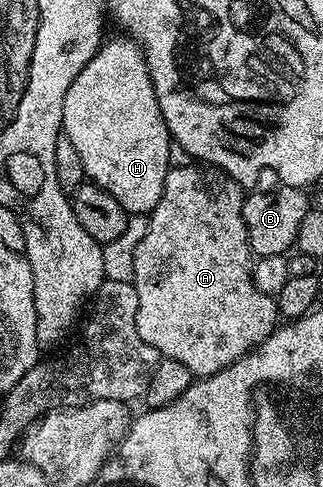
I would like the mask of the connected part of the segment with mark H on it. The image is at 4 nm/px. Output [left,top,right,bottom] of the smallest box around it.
[62,38,172,216]

